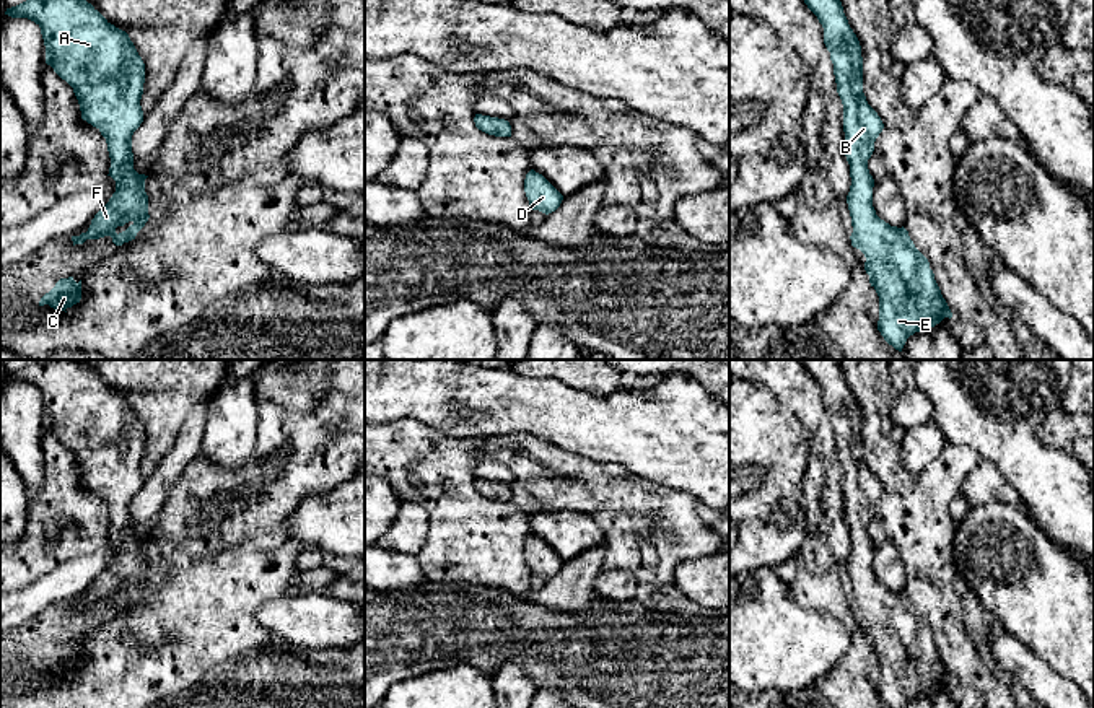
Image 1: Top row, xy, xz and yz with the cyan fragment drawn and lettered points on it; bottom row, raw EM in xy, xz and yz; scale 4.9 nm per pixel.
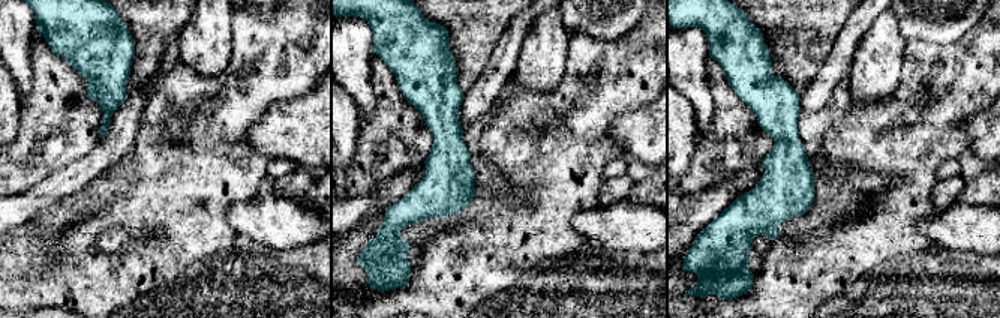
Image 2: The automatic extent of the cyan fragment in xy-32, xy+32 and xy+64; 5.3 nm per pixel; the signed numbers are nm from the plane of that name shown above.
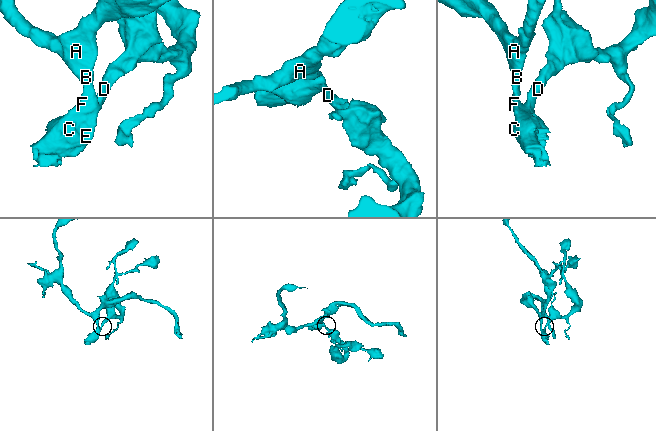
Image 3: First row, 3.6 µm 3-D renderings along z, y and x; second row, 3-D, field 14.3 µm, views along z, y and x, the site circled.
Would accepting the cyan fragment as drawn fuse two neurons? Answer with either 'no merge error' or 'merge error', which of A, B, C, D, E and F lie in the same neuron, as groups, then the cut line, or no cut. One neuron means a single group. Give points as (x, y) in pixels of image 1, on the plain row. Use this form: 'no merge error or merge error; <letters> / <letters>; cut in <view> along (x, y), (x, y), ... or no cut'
no merge error; A B C D E F; no cut

